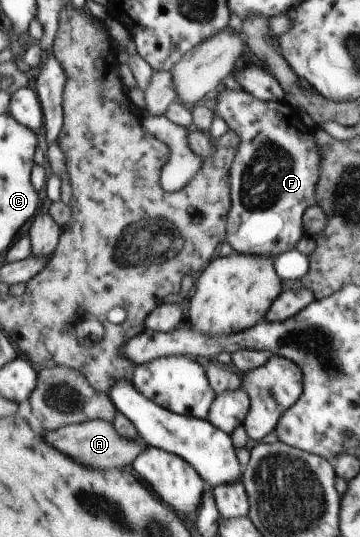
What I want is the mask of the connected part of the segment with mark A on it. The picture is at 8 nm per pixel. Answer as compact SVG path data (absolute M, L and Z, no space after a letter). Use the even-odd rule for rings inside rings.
M91 420L80 424L71 424L60 430L49 432L47 441L51 445L57 445L57 449L65 449L65 453L83 462L86 467L93 469L112 470L133 465L134 461L149 447L139 438L125 437L117 429L114 422L105 420Z

